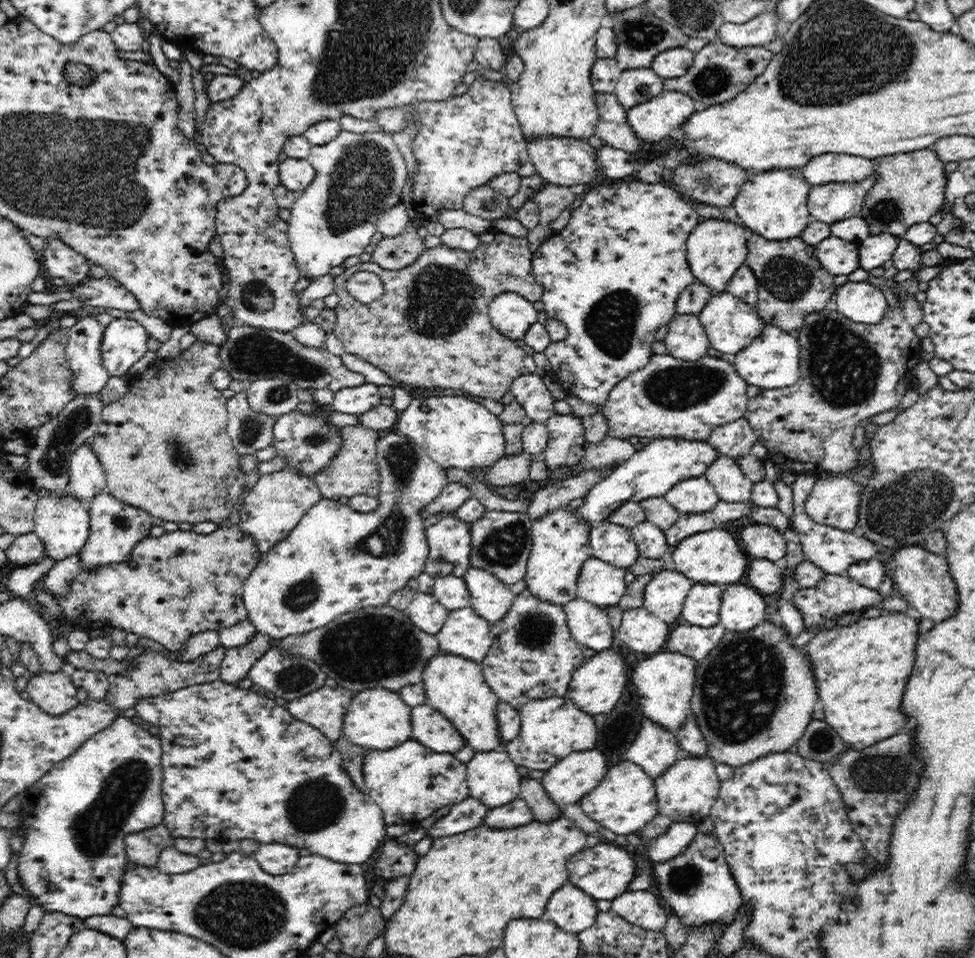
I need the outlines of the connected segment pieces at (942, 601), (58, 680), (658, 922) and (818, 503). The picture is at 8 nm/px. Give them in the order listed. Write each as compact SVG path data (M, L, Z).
M912 544L898 549L891 556L890 567L896 590L920 612L922 619L927 618L935 623L941 623L957 613L959 594L945 556L931 553L922 545Z
M62 672L32 677L26 691L30 700L51 716L64 716L78 704L78 690L71 678Z
M654 888L626 891L612 901L611 910L647 931L662 931L667 924L667 907Z
M816 473L816 482L804 502L806 514L818 524L855 531L862 481Z

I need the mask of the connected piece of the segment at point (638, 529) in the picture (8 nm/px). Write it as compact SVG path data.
M644 521L631 528L632 538L639 548L639 555L651 559L661 559L668 548L665 531L651 522Z

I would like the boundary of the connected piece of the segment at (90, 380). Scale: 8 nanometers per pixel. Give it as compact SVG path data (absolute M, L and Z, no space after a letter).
M90 315L69 328L66 358L72 371L70 391L74 398L93 397L106 386L110 375L100 359L100 342L104 328Z

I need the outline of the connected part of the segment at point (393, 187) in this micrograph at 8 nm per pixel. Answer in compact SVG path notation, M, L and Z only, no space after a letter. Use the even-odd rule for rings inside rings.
M341 130L338 136L320 146L312 145L307 161L315 171L313 182L292 204L288 220L289 249L295 256L296 264L304 278L315 279L328 274L330 268L340 266L350 256L360 256L372 242L376 234L379 217L393 208L402 199L406 183L406 164L392 137L393 133L384 130L374 132L350 132Z

